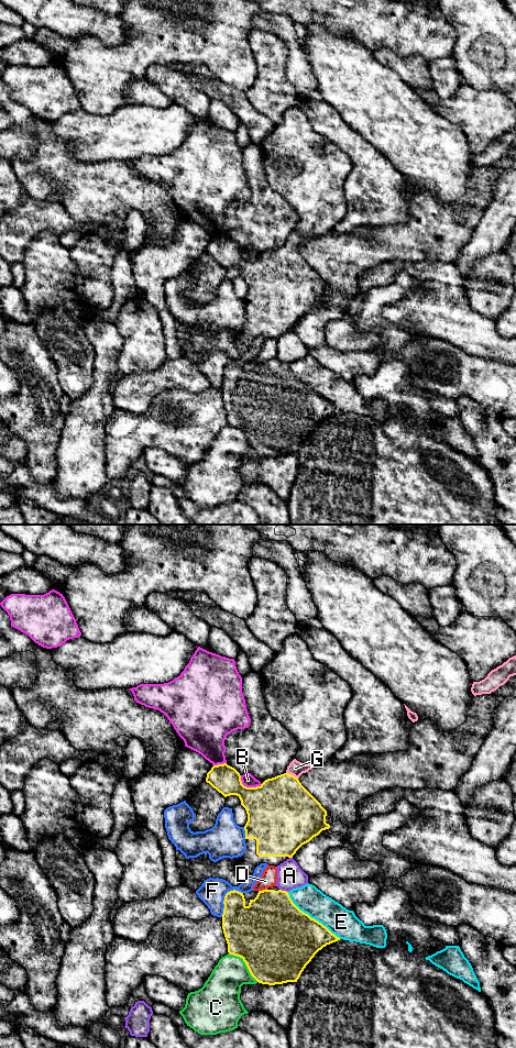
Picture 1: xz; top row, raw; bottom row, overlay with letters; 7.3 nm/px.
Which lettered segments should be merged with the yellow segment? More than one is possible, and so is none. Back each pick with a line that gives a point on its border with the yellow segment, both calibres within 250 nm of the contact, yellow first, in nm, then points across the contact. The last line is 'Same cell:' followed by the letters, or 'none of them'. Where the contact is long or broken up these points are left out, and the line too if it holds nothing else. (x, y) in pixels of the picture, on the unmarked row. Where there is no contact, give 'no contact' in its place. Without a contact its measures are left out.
G: contact xz (291, 246); calibres 440 and 110 nm
Same cell: G

